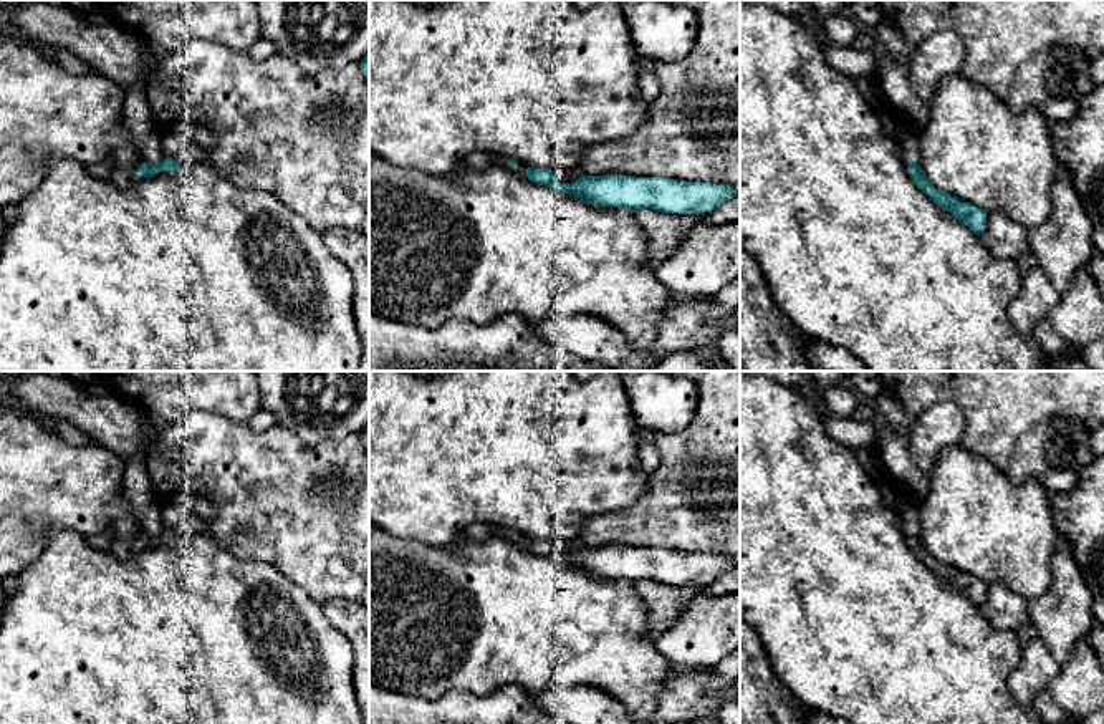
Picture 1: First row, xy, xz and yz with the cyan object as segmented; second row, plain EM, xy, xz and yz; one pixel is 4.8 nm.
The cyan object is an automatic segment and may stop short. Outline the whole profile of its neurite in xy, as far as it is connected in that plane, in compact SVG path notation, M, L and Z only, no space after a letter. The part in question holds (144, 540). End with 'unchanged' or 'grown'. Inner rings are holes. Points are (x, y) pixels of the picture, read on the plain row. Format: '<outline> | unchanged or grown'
M142 454L126 461L122 487L126 502L144 532L137 538L137 548L154 548L162 542L172 543L182 538L182 535L164 525L161 515L164 500L151 482Z | grown

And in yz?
M899 489L897 519L907 537L907 542L919 560L929 567L937 577L955 586L978 608L985 601L986 583L970 573L960 572L957 567L937 560L920 538L920 502L922 499L914 490Z | grown

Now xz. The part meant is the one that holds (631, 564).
M506 533L520 548L540 557L554 558L576 570L599 578L617 578L636 583L650 580L662 585L705 585L723 572L740 567L725 555L679 553L670 548L586 547L574 555L561 555L550 540L533 540Z | grown

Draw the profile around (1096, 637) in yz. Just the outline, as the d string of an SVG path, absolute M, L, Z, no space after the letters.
M1094 623L1091 635L1089 635L1089 641L1094 646L1096 654L1099 656L1102 663L1102 669L1104 669L1104 625Z

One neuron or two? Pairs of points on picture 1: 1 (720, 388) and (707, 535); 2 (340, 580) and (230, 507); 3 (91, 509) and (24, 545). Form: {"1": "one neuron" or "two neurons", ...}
{"1": "one neuron", "2": "one neuron", "3": "one neuron"}

